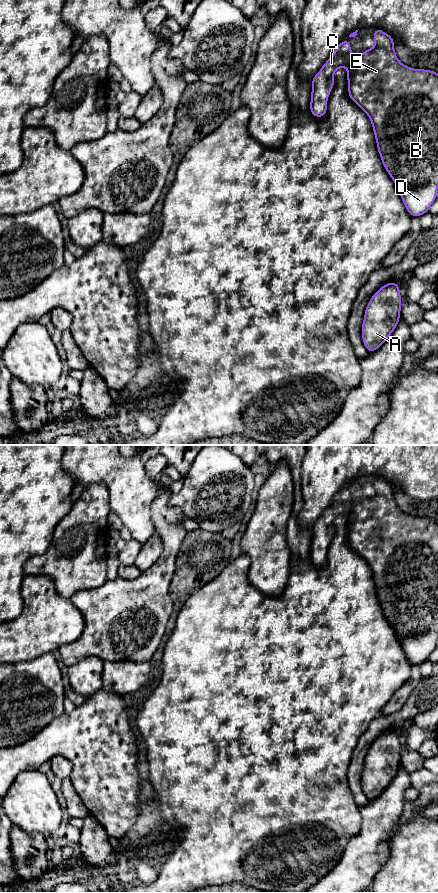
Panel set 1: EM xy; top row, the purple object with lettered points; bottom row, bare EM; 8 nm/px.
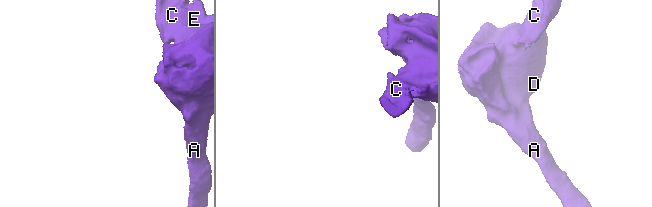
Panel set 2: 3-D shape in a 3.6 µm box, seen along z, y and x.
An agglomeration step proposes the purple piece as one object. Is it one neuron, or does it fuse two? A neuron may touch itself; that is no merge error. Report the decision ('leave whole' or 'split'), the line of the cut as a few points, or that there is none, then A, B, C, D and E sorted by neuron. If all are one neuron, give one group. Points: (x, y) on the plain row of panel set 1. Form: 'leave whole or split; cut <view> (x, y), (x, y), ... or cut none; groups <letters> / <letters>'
leave whole; cut none; groups A B C D E

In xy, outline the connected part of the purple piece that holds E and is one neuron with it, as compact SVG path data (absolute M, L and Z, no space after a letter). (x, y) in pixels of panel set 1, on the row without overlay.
M373 477L375 495L368 496L360 503L351 501L349 487L335 496L333 503L323 512L312 526L310 562L317 566L326 563L327 549L335 533L333 522L342 513L347 516L348 544L369 565L372 571L377 598L388 623L394 629L407 660L420 665L430 660L438 639L438 521L433 518L414 517L403 513L394 498L392 484L381 477Z

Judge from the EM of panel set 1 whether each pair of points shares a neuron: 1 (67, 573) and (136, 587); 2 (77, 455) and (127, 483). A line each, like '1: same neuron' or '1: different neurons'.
1: different neurons
2: same neuron

